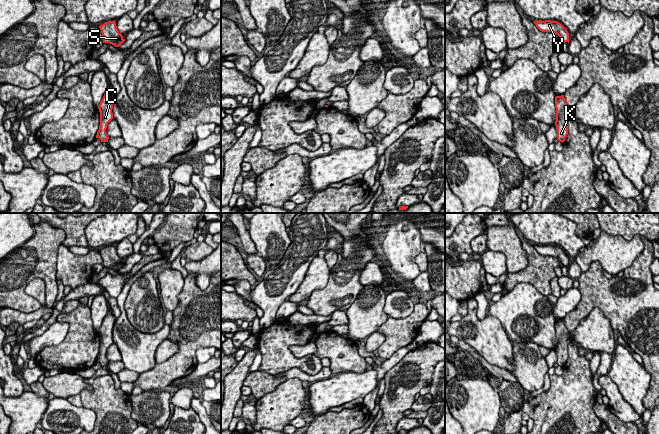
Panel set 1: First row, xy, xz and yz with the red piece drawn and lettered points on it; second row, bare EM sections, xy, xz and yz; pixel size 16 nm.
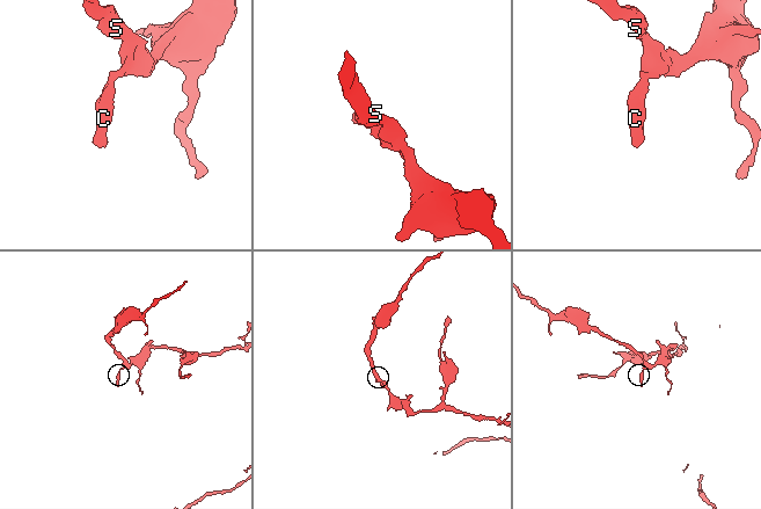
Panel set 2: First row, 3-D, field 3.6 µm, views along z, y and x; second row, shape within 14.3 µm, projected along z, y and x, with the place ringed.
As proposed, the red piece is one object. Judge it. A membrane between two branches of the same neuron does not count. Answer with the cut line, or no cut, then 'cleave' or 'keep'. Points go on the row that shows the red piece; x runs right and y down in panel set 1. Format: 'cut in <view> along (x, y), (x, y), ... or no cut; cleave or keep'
no cut; keep

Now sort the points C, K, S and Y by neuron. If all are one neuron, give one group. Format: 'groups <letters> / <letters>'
groups C K S Y

